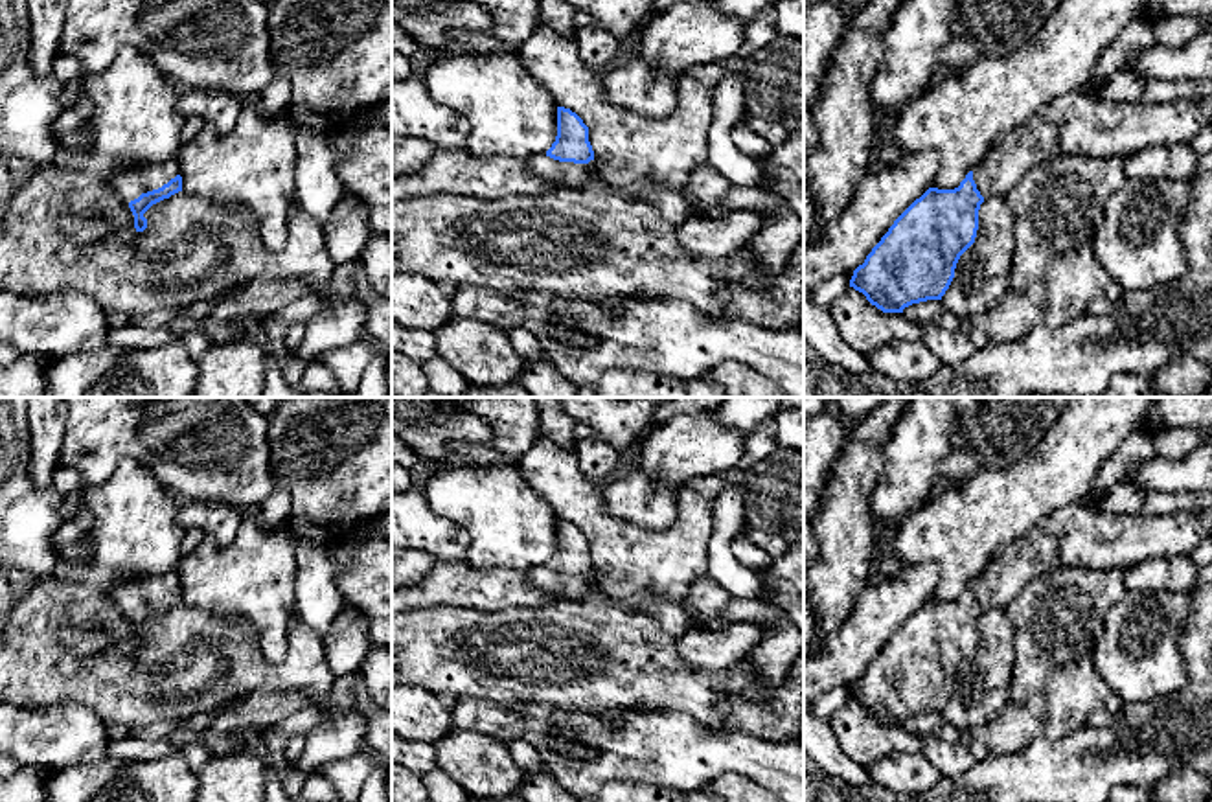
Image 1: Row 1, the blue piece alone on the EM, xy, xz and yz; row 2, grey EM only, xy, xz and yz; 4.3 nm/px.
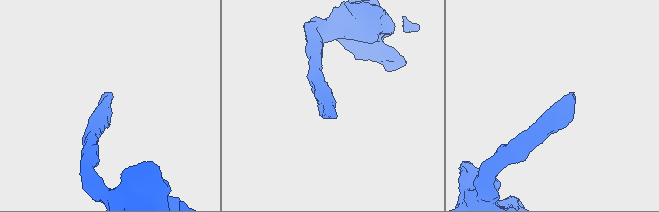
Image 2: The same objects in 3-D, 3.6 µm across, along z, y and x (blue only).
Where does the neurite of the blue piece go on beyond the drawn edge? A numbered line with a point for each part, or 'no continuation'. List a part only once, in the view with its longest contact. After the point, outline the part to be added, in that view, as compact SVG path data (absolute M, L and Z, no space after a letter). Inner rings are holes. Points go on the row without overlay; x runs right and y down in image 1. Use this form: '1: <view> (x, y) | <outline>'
1: xy (133, 593) | M177 568L158 576L129 578L112 589L112 602L123 614L138 611L142 605L153 603L180 587Z

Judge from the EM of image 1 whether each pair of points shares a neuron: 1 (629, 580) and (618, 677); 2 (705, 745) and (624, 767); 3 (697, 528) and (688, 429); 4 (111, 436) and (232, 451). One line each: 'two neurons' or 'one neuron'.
1: two neurons
2: one neuron
3: two neurons
4: one neuron

